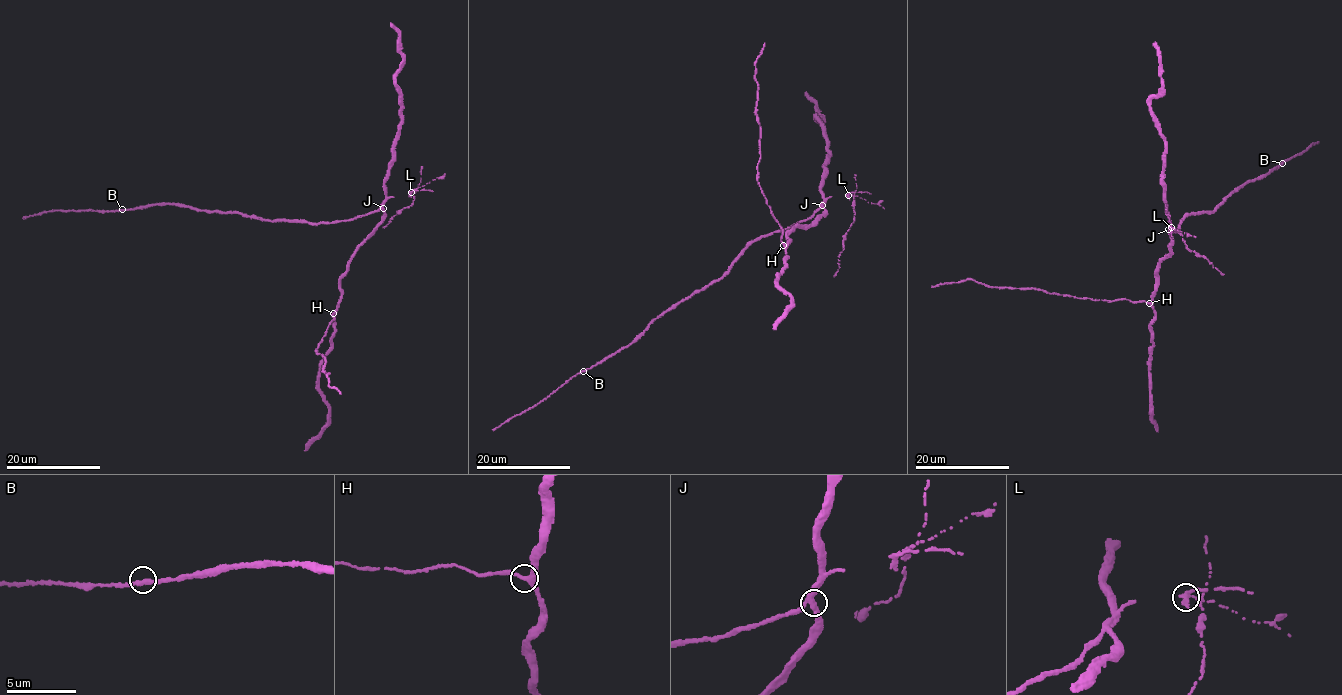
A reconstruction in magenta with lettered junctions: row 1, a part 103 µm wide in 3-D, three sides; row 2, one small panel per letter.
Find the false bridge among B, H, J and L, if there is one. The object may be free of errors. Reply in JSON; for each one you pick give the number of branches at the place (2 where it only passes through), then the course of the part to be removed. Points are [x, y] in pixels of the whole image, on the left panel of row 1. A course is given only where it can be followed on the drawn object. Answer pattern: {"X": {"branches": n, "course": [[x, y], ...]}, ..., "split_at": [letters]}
{"L": {"branches": 3, "course": [[411, 192], [415, 189], [413, 204], [398, 211], [383, 227]]}, "split_at": ["L"]}

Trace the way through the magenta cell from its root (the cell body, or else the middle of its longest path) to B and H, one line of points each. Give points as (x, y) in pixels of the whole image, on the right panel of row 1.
B: (1175, 231), (1179, 230), (1183, 217), (1193, 212), (1212, 212), (1234, 189), (1267, 174), (1282, 163)
H: (1175, 231), (1169, 231), (1169, 257), (1159, 266), (1154, 296), (1149, 303)

